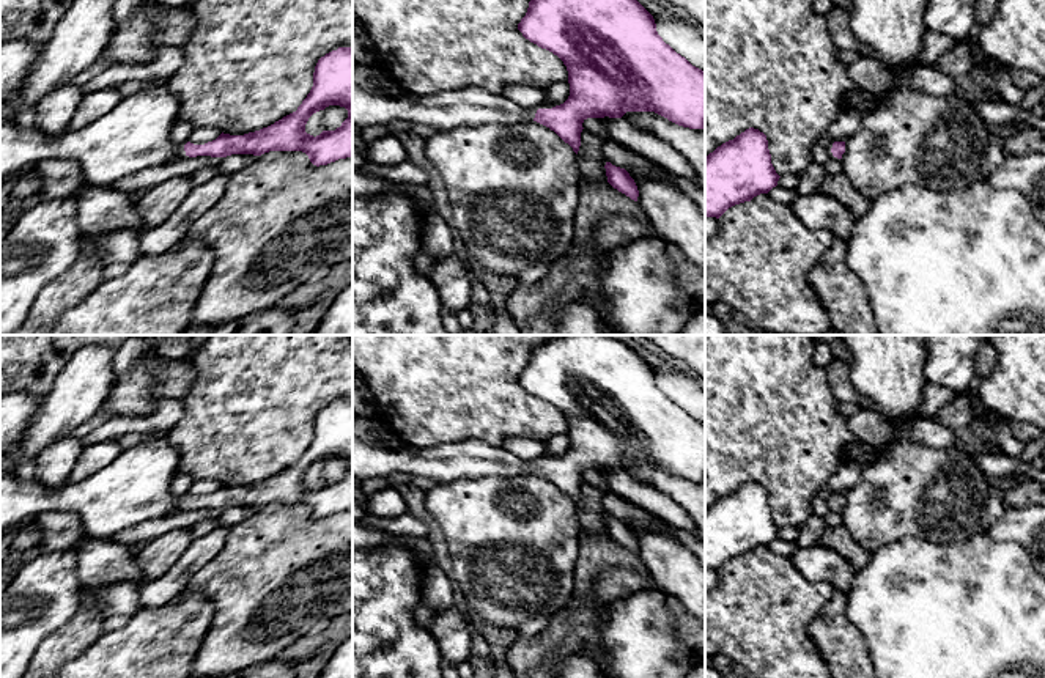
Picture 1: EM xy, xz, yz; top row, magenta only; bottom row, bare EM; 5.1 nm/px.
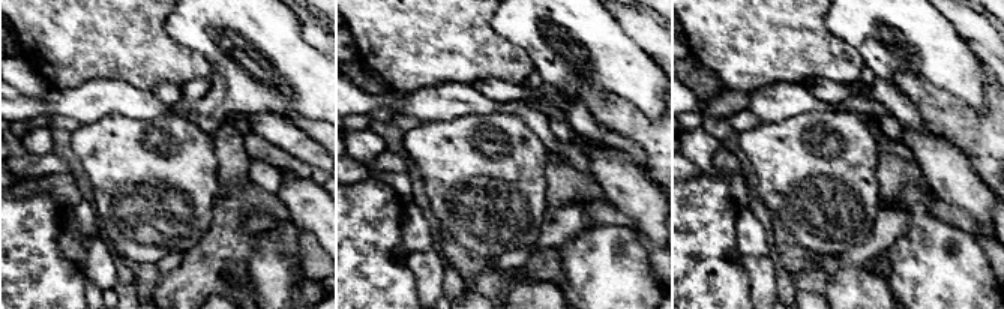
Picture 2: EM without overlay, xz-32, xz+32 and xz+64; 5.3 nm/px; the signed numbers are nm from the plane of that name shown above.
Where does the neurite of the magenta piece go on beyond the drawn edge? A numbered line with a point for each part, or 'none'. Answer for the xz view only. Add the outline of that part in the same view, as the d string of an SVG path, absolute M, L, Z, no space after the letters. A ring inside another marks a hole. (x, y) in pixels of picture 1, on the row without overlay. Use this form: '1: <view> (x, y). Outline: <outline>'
1: xz (469, 458). Outline: M353 434L353 478L406 475L426 477L438 485L464 478L510 478L532 473L538 461L522 461L502 447L482 439L444 442L431 448L384 450Z

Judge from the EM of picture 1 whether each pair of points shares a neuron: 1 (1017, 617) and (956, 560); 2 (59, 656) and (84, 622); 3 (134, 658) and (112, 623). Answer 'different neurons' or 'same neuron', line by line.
1: same neuron
2: same neuron
3: different neurons

